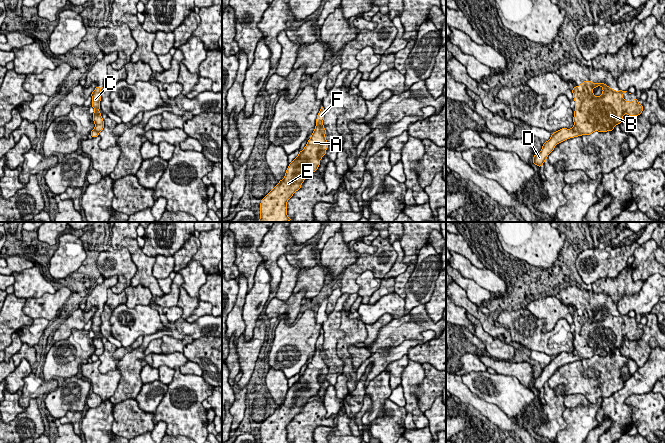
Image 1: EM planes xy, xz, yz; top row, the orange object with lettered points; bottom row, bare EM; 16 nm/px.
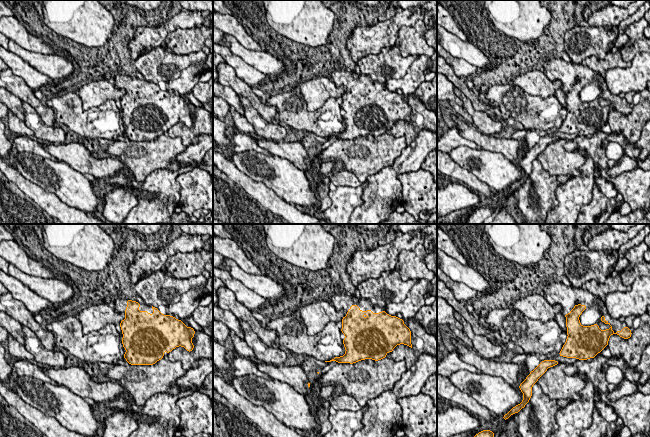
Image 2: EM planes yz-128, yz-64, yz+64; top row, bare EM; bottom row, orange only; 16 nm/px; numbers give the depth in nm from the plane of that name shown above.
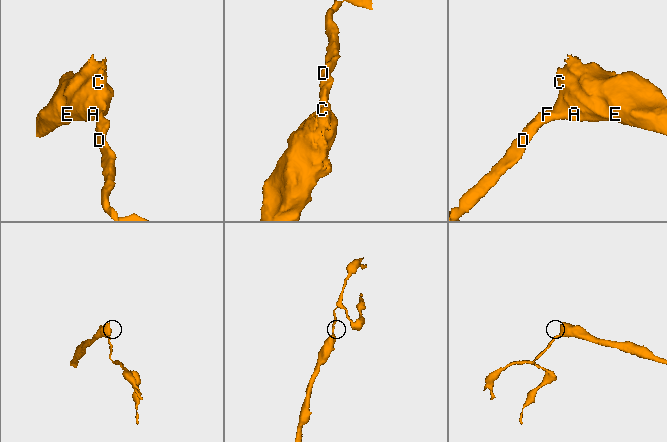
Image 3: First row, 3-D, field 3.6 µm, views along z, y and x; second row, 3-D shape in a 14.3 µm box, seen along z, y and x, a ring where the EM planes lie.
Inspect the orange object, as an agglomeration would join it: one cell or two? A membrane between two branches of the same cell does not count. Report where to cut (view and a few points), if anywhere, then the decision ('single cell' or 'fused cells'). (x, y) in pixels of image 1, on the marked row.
cut none; single cell

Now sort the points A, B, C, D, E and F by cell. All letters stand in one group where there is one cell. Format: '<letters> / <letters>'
A B C D E F

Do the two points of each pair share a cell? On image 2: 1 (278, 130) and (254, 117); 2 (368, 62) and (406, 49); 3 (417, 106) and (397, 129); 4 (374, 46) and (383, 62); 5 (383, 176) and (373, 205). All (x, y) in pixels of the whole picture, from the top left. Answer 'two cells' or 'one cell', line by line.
1: one cell
2: two cells
3: one cell
4: two cells
5: one cell

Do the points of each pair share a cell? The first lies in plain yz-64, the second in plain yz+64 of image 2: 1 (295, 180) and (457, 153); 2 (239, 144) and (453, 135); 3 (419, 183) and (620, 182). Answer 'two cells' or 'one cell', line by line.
1: one cell
2: one cell
3: one cell

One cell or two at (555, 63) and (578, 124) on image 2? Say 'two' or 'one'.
one

